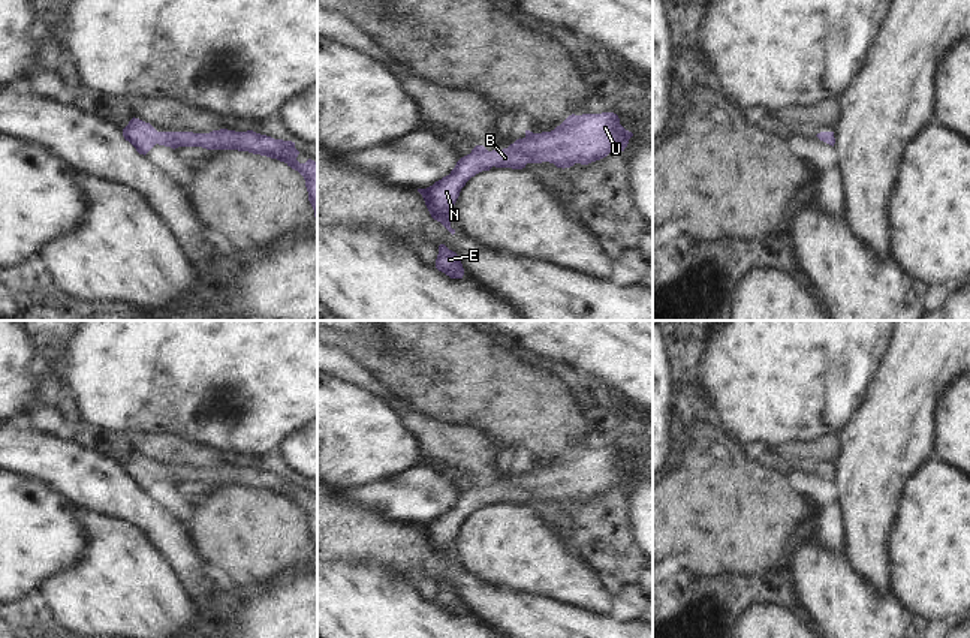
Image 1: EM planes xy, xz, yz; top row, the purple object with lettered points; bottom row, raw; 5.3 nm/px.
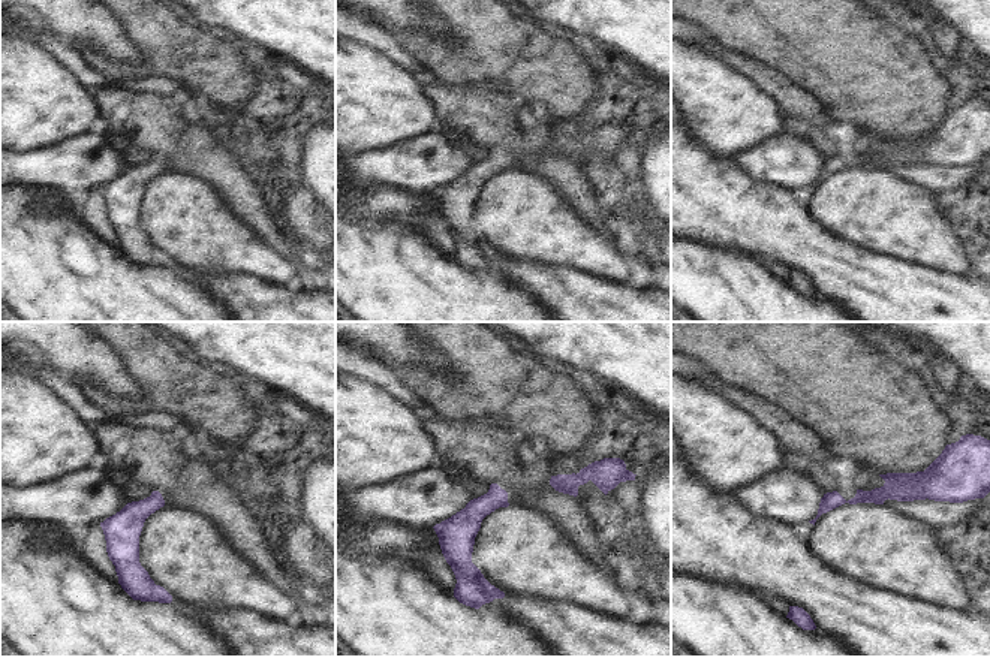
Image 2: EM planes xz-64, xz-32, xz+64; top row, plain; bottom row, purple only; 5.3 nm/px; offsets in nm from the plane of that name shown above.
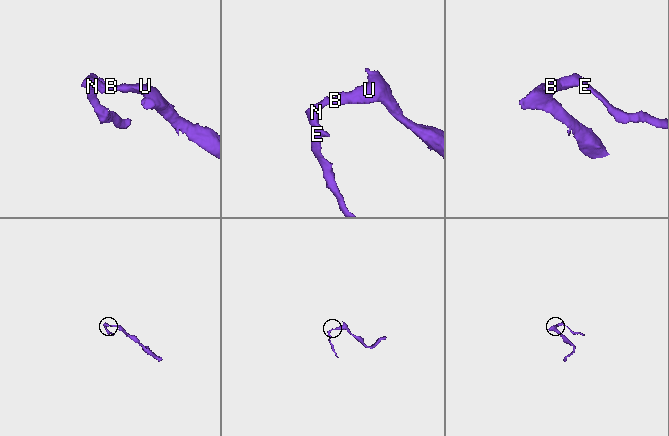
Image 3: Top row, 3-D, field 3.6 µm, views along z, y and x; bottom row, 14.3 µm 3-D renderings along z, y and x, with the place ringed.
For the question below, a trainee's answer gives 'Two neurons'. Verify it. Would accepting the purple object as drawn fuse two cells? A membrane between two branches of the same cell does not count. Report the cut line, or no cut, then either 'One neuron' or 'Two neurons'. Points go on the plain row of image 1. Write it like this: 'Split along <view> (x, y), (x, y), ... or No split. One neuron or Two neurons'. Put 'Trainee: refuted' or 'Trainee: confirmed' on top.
Trainee: refuted
No split. One neuron

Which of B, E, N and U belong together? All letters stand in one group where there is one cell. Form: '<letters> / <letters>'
B E N U

